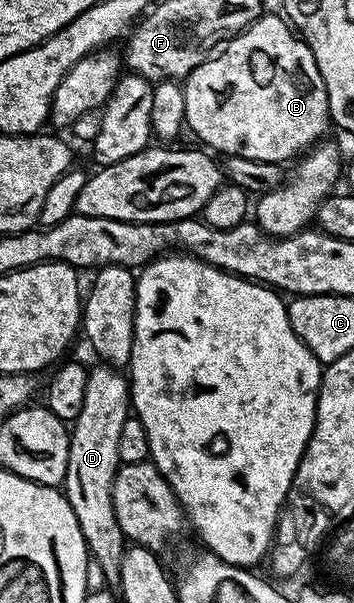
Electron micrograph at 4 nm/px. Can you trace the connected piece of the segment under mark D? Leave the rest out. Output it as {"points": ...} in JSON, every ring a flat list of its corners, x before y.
{"points":[[106,364,92,365,87,371,85,384,85,404,81,404,81,412,75,417,69,433,69,464,62,489,67,495,67,502,73,508,73,516,77,516,77,524,81,528,81,536,87,545,90,561,101,564,106,585,118,587,121,580,121,560,129,545,129,539,121,532,121,524,117,524,117,512,113,512,113,480,121,465,117,444,121,441,121,427,132,413,131,388,126,377,123,378,118,369]]}

